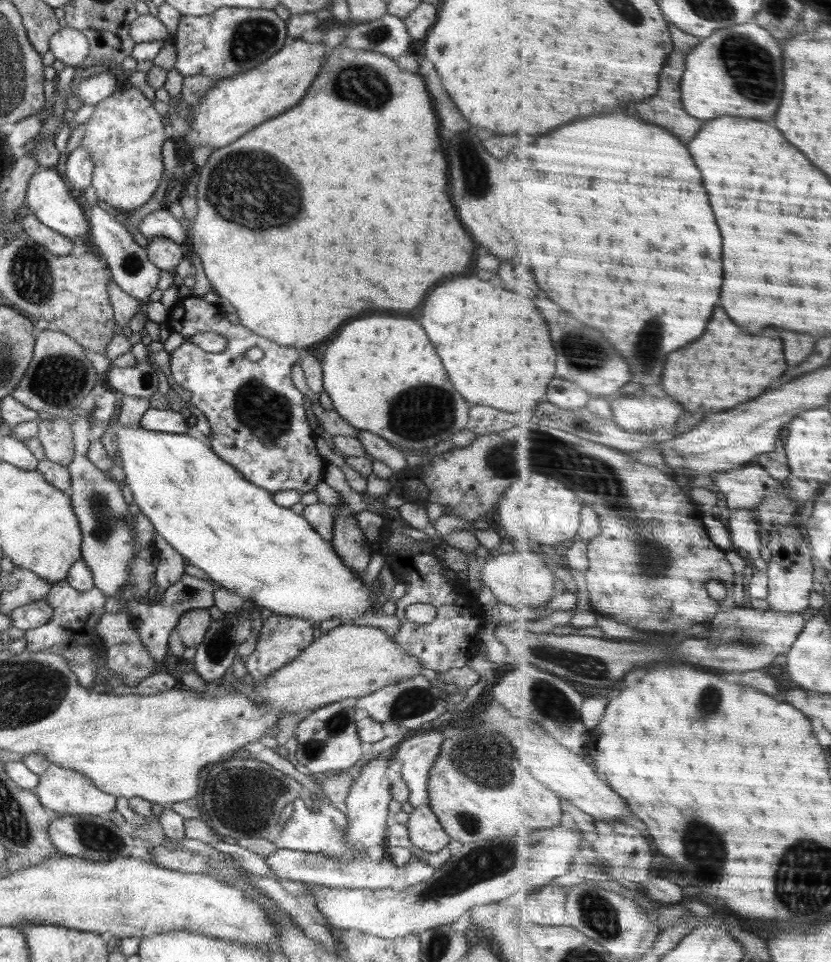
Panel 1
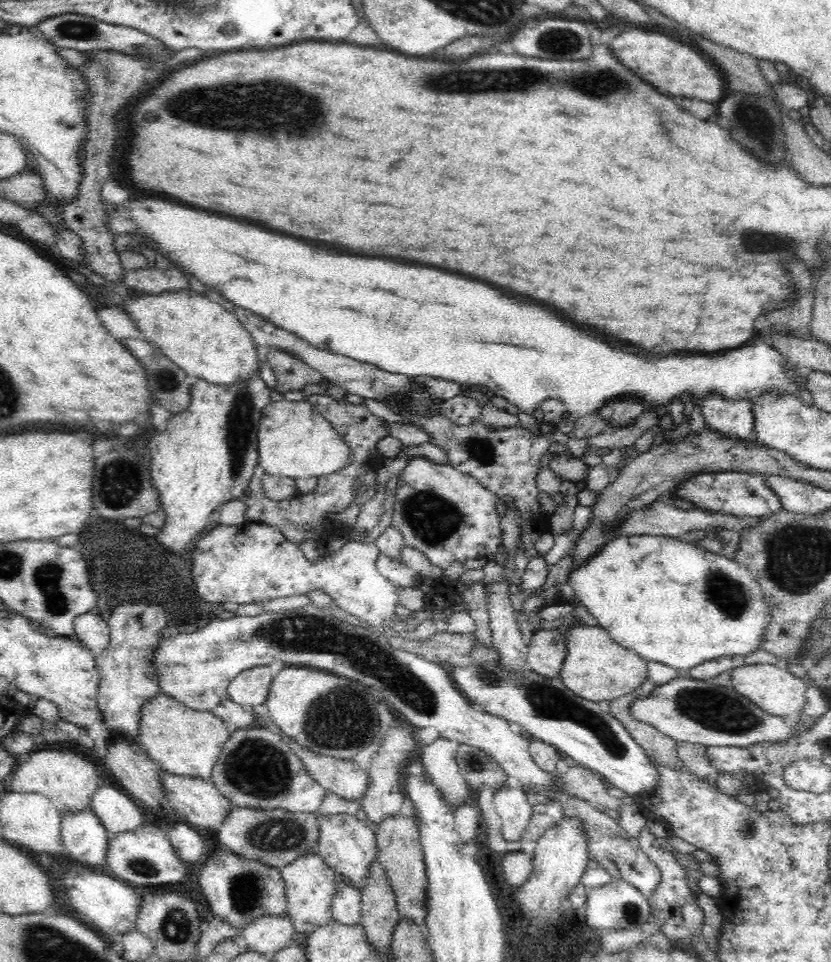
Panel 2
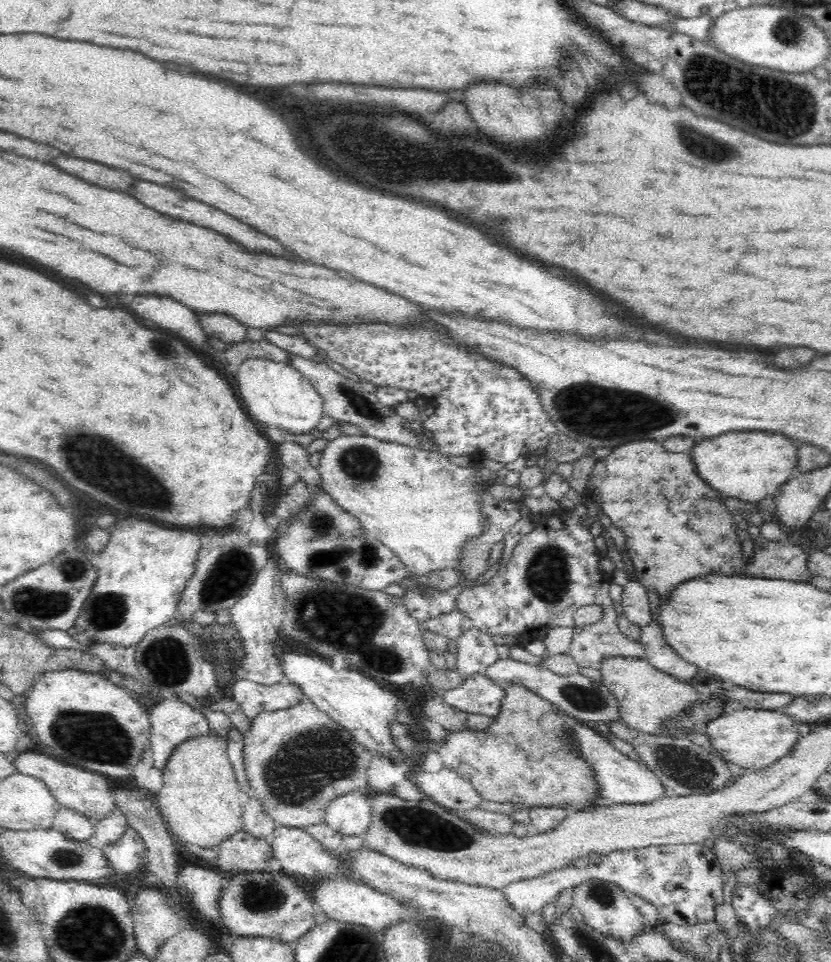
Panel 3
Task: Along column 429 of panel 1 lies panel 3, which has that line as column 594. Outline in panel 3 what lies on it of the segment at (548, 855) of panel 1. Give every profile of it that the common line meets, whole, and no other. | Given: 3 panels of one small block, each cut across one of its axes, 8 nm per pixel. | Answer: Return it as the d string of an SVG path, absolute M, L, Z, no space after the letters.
M592 878L584 884L578 884L573 892L573 905L574 908L578 908L589 927L604 936L611 936L619 941L630 940L634 936L638 936L638 932L645 925L644 917L635 907L633 901L612 881L604 882Z

